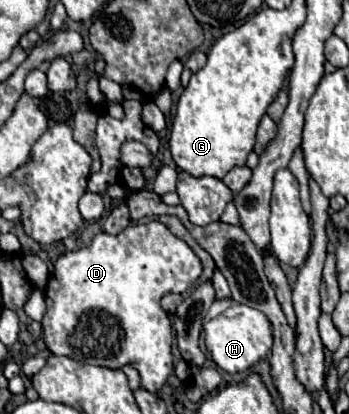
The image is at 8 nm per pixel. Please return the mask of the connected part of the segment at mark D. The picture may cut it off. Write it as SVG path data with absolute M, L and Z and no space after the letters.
M151 221L145 225L131 225L119 235L99 233L89 247L65 253L55 261L55 271L45 289L47 313L41 321L43 339L51 353L65 355L89 365L119 369L125 363L133 365L141 375L141 387L155 393L163 387L173 371L173 327L169 315L161 309L159 301L165 293L183 293L201 275L199 257L177 239L165 225Z

